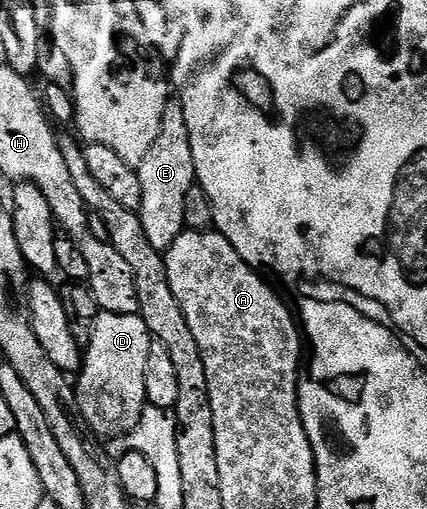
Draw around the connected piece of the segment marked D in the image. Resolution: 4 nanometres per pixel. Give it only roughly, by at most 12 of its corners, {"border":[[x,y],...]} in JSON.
{"border":[[99,313],[75,377],[90,434],[126,437],[147,407],[154,338]]}

